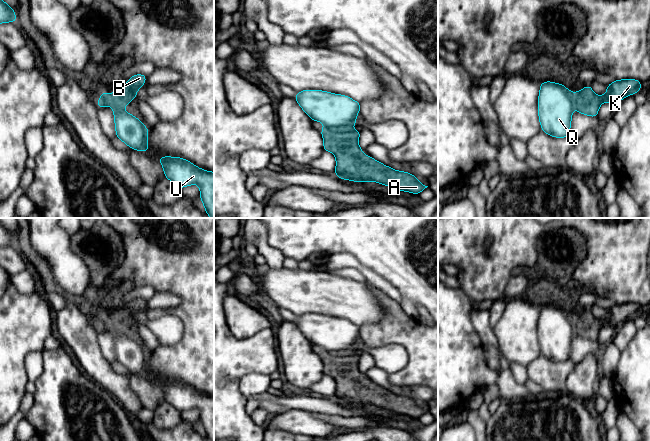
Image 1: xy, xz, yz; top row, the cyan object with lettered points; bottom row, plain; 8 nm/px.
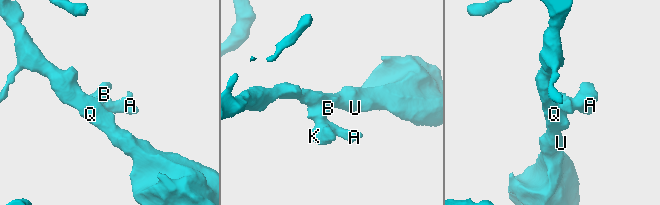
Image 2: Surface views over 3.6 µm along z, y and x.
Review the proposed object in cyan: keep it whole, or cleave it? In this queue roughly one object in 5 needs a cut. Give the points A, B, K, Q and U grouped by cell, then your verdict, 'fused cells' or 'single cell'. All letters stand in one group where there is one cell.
groups A B K / Q U; fused cells

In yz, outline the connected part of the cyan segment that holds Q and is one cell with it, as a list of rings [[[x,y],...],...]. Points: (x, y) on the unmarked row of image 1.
[[[550,305],[540,308],[538,338],[545,357],[557,362],[569,360],[573,333],[573,317],[563,308]]]

